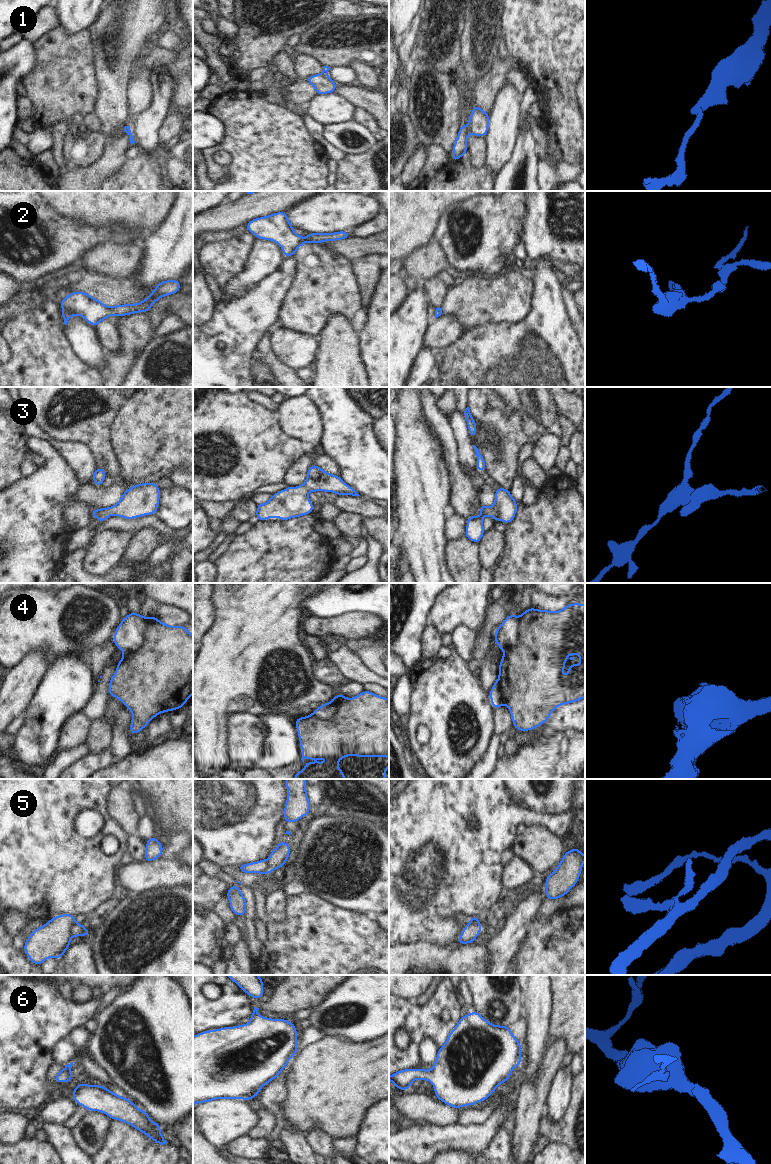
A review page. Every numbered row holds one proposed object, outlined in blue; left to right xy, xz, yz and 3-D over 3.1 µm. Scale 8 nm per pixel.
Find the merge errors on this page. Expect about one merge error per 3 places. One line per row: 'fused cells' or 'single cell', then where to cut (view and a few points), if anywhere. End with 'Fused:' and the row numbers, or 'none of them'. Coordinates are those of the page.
1: fused cells; cut in yz along (467, 126), (469, 132)
2: single cell; no cut
3: single cell; no cut
4: fused cells; cut in xy along (149, 618), (144, 645), (137, 651), (124, 654)
5: fused cells; cut in xy along (76, 924), (73, 927), (73, 935)
6: single cell; no cut
Fused: 1, 4, 5

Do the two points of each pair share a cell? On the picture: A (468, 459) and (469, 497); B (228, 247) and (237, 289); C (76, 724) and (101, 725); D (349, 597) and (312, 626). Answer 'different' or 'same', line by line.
A: different
B: different
C: different
D: different

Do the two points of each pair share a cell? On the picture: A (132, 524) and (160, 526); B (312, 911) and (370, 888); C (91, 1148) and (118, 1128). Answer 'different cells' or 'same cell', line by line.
A: same cell
B: different cells
C: different cells

